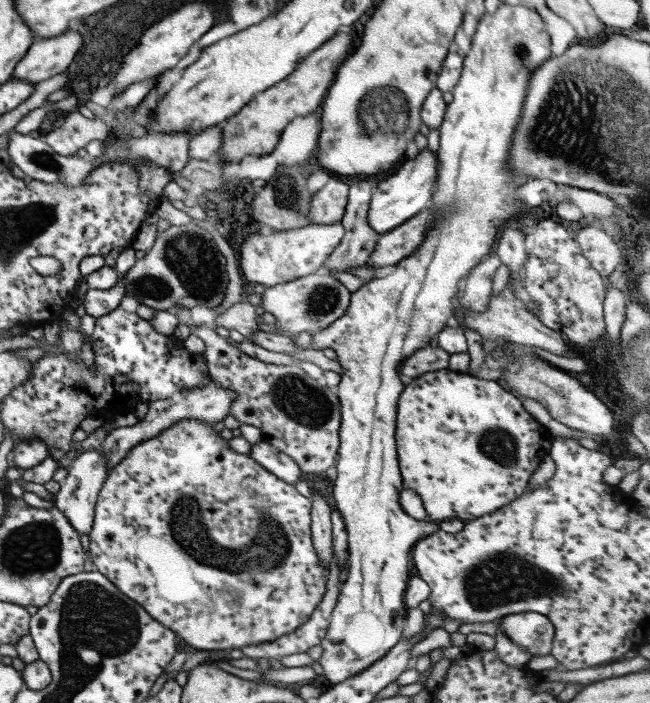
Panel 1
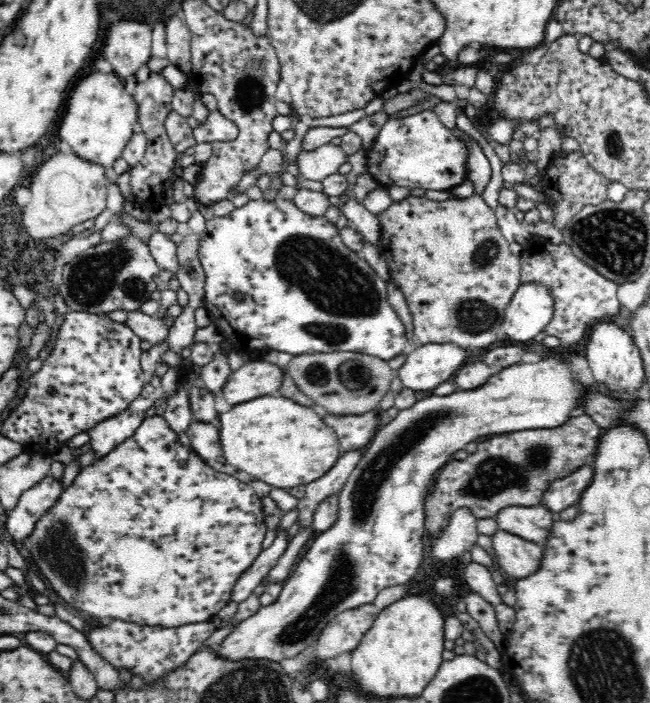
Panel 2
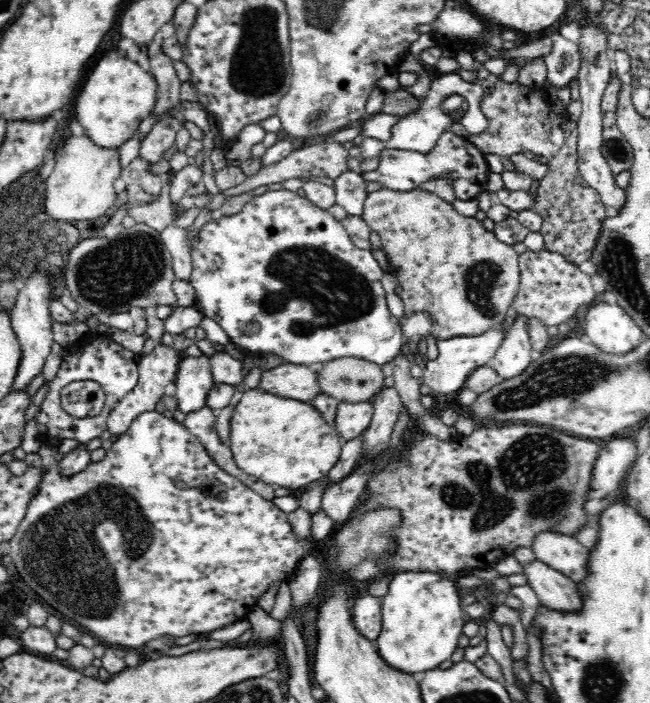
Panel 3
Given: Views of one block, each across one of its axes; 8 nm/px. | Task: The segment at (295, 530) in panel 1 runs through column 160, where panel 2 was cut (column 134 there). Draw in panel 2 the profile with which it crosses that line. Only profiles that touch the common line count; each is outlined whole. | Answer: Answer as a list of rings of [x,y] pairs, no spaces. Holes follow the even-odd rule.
[[[156,414],[144,417],[132,436],[116,444],[108,454],[82,468],[72,483],[62,491],[54,506],[38,518],[34,530],[30,532],[30,536],[26,536],[24,542],[31,556],[30,561],[38,566],[42,576],[50,582],[50,592],[58,593],[60,598],[78,611],[86,612],[103,622],[120,620],[141,627],[180,628],[184,624],[211,621],[232,601],[232,592],[239,576],[252,566],[263,551],[262,542],[268,529],[262,507],[261,497],[251,485],[238,480],[235,475],[212,468],[190,445],[181,443],[178,433],[170,428],[166,419]]]

